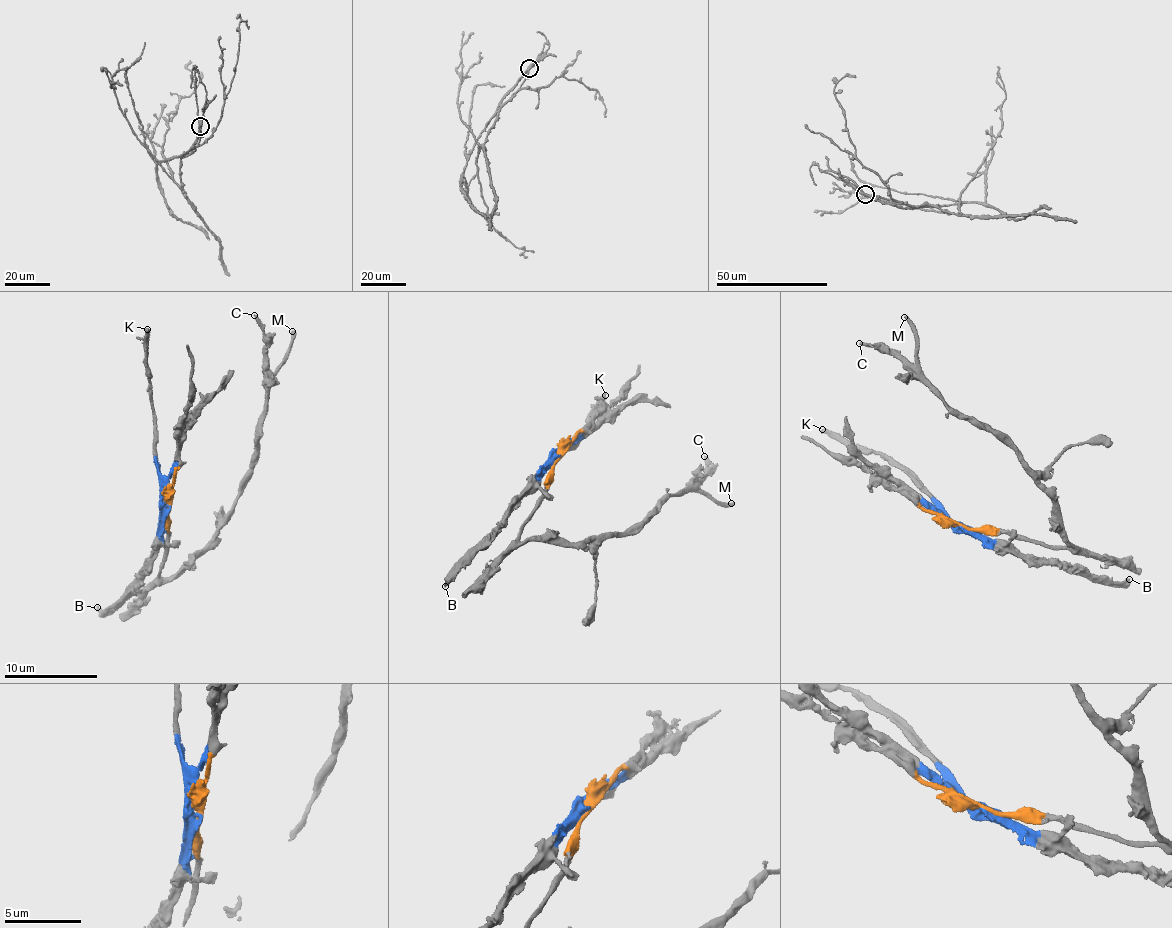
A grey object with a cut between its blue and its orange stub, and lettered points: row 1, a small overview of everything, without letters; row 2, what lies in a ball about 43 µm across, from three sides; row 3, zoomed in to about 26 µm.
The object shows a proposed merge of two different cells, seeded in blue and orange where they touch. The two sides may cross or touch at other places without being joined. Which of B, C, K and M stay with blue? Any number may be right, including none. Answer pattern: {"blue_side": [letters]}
{"blue_side": ["B", "K"]}

